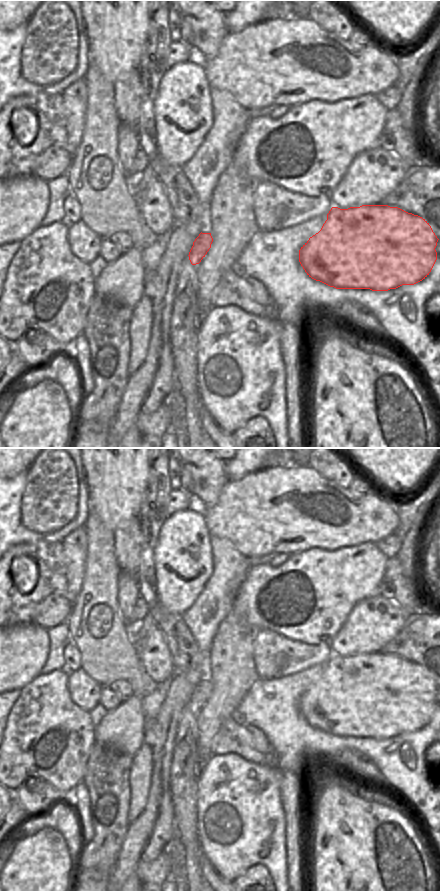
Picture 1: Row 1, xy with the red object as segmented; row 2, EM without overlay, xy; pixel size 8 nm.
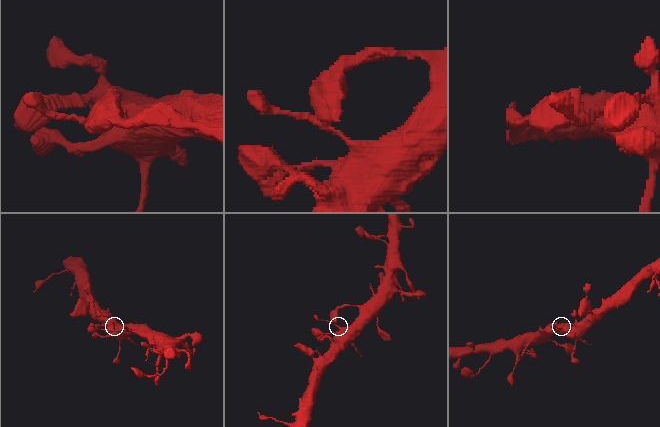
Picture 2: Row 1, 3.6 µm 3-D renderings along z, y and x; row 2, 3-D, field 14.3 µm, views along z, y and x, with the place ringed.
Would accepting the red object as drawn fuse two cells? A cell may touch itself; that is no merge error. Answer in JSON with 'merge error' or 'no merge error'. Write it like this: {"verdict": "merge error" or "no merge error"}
{"verdict": "no merge error"}

